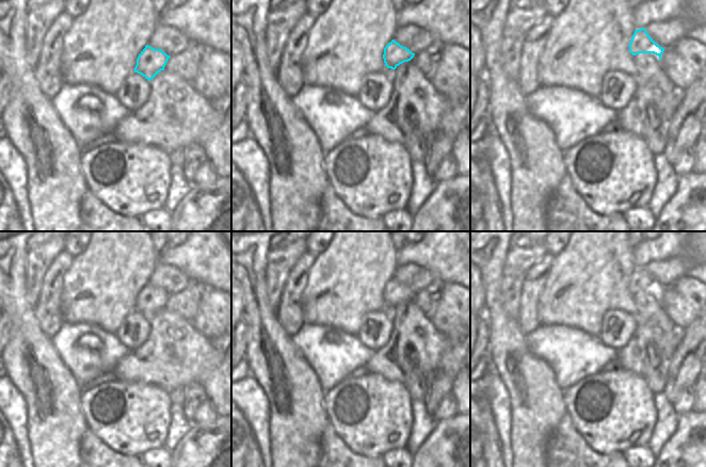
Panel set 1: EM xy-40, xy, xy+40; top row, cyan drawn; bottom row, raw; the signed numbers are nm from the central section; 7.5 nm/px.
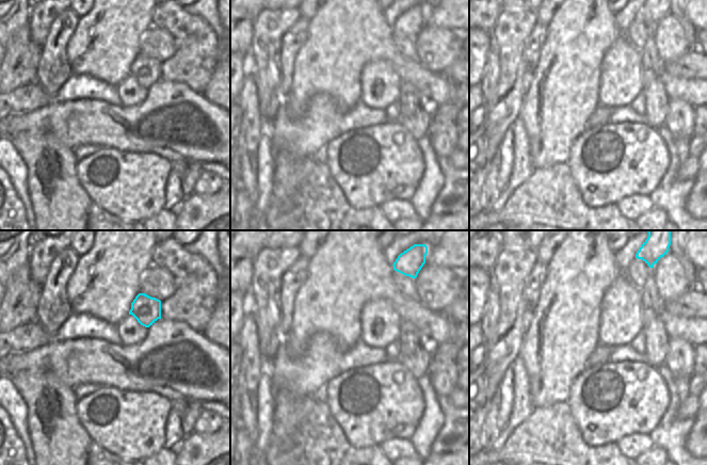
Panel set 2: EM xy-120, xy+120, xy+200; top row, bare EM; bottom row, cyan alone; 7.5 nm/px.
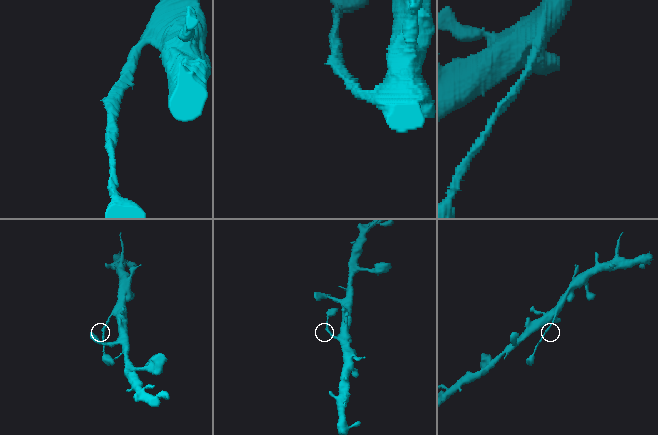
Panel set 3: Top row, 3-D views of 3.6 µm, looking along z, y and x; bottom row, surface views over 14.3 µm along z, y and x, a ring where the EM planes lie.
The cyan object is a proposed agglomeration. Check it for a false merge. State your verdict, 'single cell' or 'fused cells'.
fused cells

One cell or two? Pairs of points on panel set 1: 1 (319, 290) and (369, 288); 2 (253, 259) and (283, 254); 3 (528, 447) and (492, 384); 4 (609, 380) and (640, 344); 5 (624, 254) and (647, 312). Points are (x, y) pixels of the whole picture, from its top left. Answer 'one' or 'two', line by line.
1: one
2: two
3: two
4: two
5: two

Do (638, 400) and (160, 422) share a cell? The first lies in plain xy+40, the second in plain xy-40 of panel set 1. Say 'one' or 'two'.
one

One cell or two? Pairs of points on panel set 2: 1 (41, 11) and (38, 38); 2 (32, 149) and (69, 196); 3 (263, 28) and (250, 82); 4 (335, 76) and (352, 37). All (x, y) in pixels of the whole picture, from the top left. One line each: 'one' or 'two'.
1: one
2: one
3: two
4: one

